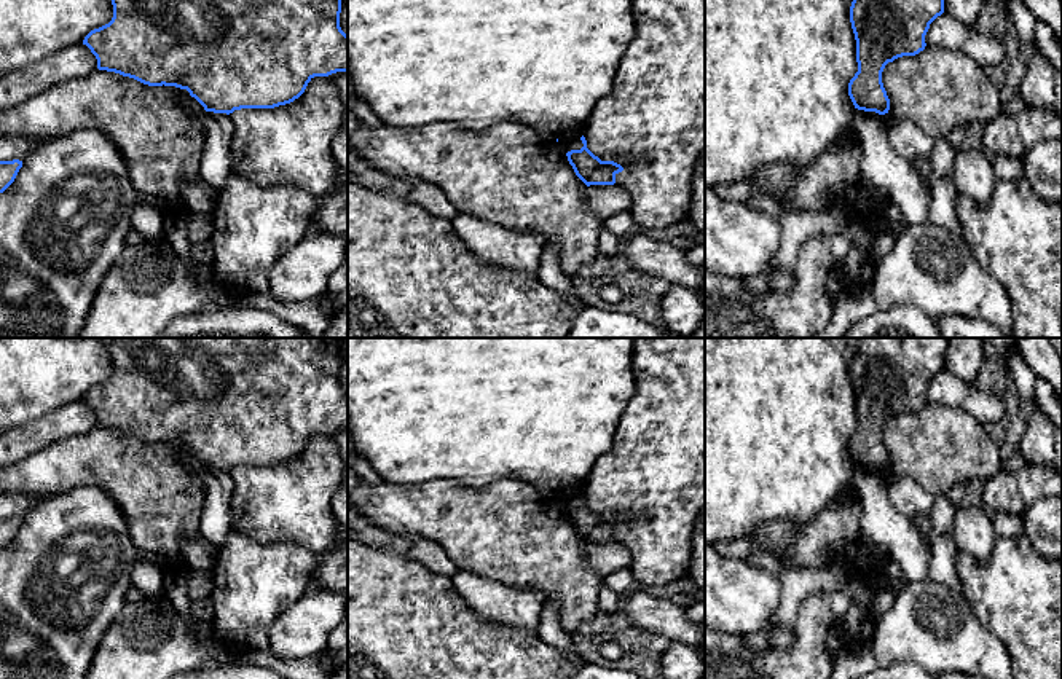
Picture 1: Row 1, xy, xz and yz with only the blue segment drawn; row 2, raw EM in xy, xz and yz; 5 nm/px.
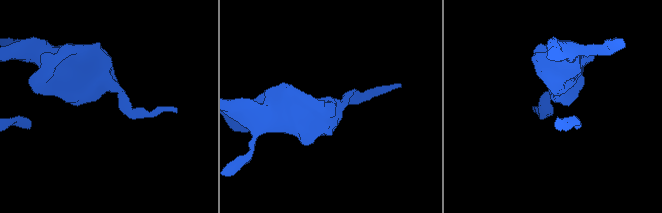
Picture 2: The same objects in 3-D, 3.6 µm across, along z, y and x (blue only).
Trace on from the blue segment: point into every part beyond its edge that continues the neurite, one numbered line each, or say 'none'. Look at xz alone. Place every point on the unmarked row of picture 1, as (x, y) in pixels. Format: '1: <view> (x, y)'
none

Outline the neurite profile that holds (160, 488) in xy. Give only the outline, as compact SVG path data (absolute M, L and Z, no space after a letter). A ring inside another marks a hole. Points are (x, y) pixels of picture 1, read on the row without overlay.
M92 427L86 434L51 443L35 454L0 467L0 493L32 493L41 497L75 488L104 489L121 508L136 547L155 558L164 575L185 569L183 539L199 537L206 504L204 464L187 446L148 443L115 429Z

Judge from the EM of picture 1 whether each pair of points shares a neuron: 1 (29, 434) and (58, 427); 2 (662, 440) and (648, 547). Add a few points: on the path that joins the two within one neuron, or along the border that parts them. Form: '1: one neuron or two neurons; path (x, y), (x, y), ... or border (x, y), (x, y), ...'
1: one neuron; path (35, 434), (51, 427)
2: one neuron; path (662, 467), (659, 475), (657, 520)

